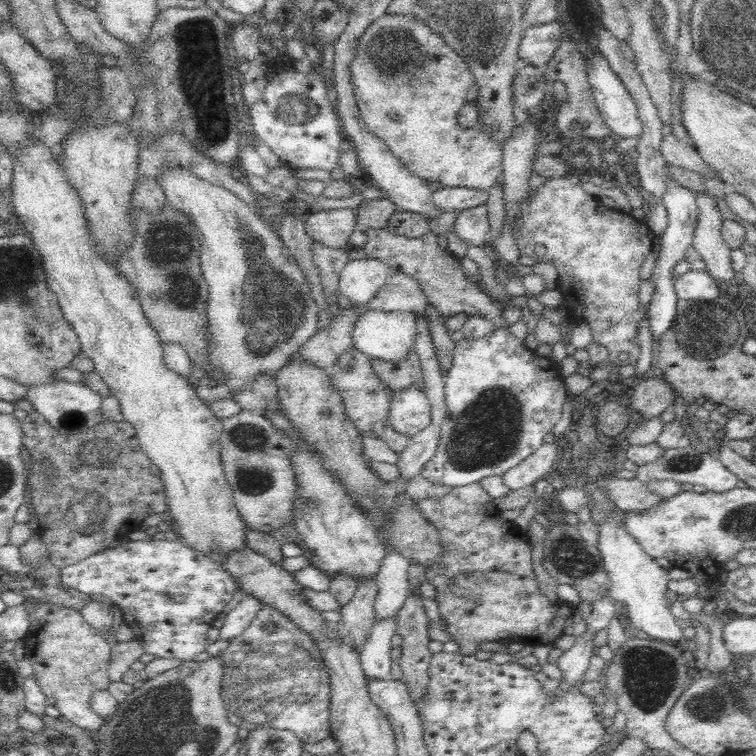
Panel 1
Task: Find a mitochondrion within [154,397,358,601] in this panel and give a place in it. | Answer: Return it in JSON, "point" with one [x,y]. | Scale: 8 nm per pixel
{"point":[249,440]}

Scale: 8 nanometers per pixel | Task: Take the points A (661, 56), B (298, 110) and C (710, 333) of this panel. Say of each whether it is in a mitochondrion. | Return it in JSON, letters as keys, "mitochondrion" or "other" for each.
{"A":"other","B":"mitochondrion","C":"mitochondrion"}

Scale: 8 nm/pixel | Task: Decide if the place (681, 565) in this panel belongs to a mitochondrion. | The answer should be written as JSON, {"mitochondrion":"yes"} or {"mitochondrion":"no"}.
{"mitochondrion":"no"}

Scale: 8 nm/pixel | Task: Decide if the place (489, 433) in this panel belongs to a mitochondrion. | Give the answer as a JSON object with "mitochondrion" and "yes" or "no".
{"mitochondrion":"yes"}

